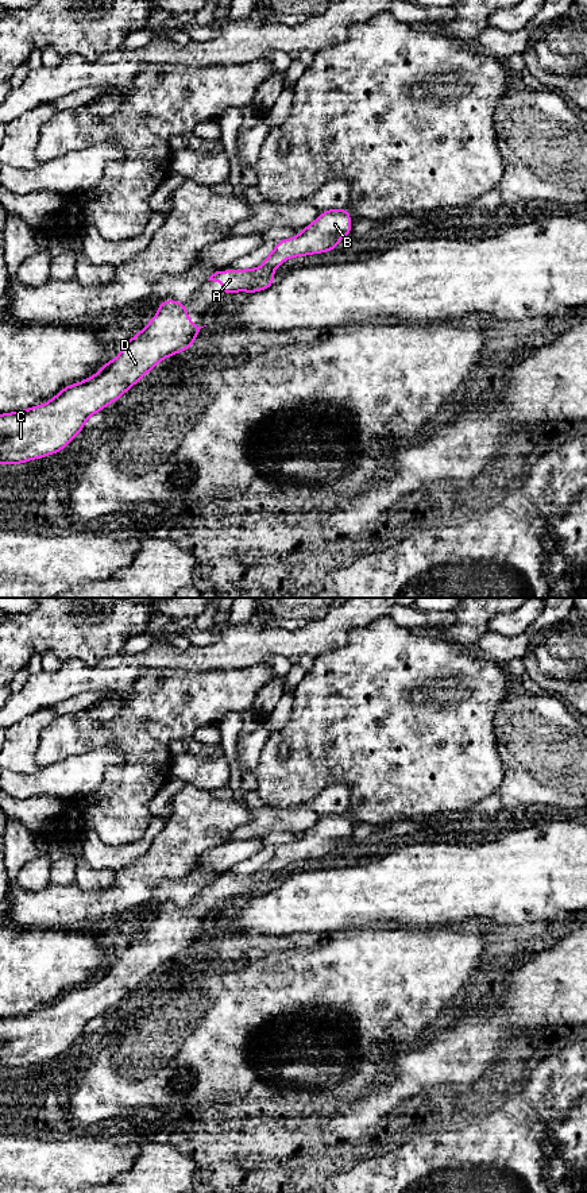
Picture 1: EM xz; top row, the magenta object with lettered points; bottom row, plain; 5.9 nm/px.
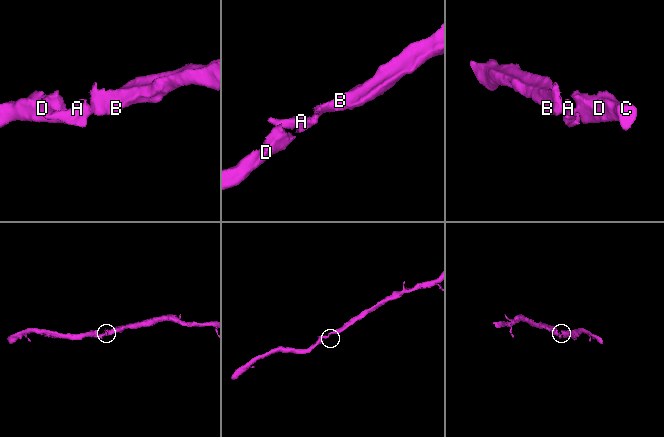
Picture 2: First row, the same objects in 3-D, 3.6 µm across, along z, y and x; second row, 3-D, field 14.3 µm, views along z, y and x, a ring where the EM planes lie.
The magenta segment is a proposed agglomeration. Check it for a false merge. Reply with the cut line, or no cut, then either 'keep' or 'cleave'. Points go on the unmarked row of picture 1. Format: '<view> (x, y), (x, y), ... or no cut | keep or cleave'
no cut | keep

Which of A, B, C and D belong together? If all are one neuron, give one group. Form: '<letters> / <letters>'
A B C D

